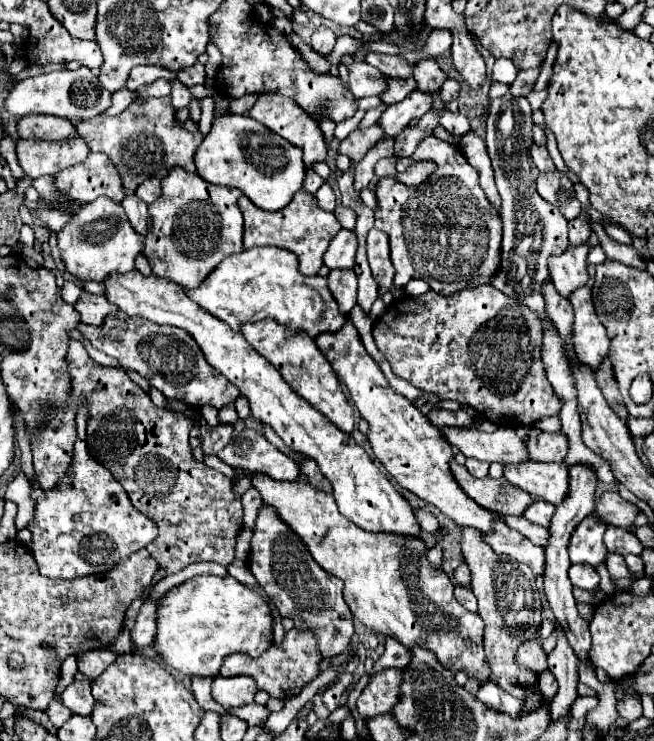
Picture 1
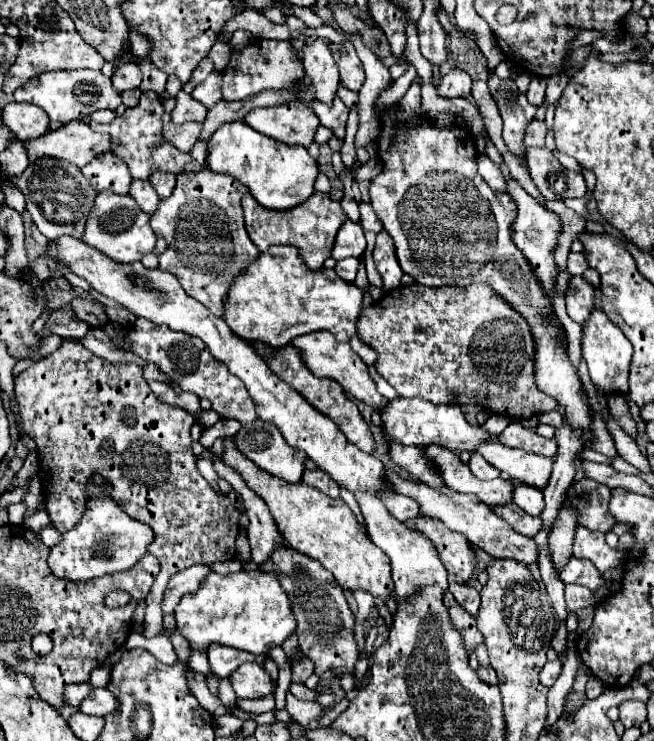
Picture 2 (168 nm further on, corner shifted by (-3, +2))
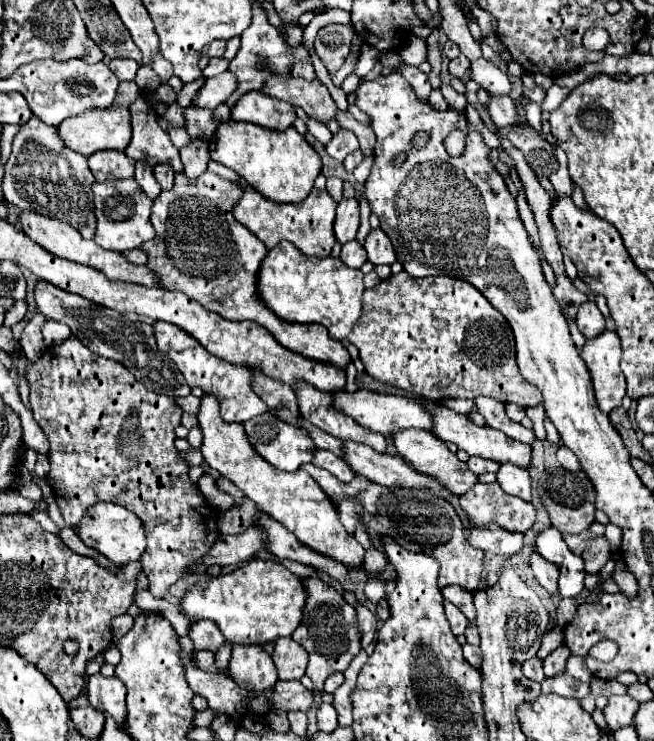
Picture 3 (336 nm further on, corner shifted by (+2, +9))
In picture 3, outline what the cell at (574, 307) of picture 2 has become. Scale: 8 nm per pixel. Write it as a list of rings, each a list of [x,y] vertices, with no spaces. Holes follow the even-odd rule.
[[[585,301],[585,303],[579,307],[575,321],[577,321],[577,325],[579,325],[579,331],[581,331],[587,339],[599,335],[599,333],[603,331],[603,327],[605,327],[605,319],[603,319],[601,311],[597,309],[595,301]]]

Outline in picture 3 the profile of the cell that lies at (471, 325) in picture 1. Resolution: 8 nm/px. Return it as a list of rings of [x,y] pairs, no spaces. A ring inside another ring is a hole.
[[[405,271],[383,279],[377,287],[367,289],[363,293],[363,311],[361,311],[361,317],[355,323],[355,327],[353,327],[353,331],[351,331],[351,335],[347,339],[359,349],[359,357],[361,357],[361,361],[365,365],[365,371],[373,379],[377,379],[377,381],[381,381],[381,383],[385,383],[389,387],[397,387],[397,389],[415,393],[415,395],[425,397],[425,399],[435,399],[435,401],[441,401],[441,399],[447,399],[447,397],[477,399],[479,395],[487,395],[487,397],[493,397],[493,399],[503,401],[503,403],[517,403],[523,409],[535,407],[535,405],[539,405],[543,401],[543,395],[539,393],[539,389],[533,387],[531,383],[527,383],[521,377],[519,367],[515,365],[515,335],[511,333],[511,325],[507,325],[507,319],[471,283],[461,281],[461,279],[453,279],[453,277],[447,277],[447,275],[437,275],[437,277],[427,277],[427,279],[415,279],[409,273],[405,273]]]

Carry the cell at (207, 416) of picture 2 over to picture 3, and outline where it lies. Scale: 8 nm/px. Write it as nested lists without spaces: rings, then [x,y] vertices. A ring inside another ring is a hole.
[[[189,395],[189,397],[183,397],[183,399],[177,399],[177,405],[179,405],[185,413],[199,413],[201,399],[195,397],[195,395]]]

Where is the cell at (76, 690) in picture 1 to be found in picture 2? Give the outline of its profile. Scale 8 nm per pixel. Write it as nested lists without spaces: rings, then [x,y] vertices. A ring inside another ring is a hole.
[[[94,688],[92,694],[80,704],[80,712],[90,716],[106,716],[116,712],[118,704],[120,702],[116,700],[116,696],[112,696],[112,692],[108,692],[106,688]]]

